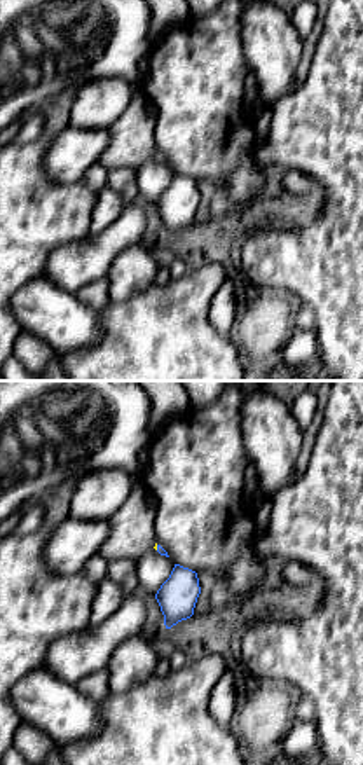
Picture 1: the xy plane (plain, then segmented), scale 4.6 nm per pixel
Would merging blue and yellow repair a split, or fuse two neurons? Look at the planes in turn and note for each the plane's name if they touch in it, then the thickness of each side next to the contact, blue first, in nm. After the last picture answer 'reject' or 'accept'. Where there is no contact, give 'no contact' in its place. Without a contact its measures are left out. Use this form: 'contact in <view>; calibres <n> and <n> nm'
contact in xy; calibres 40 and 20 nm

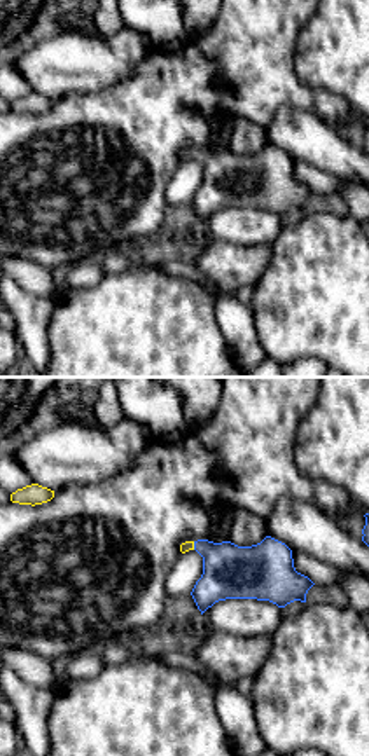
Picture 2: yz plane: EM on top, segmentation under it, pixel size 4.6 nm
contact in yz; calibres 260 and 50 nm

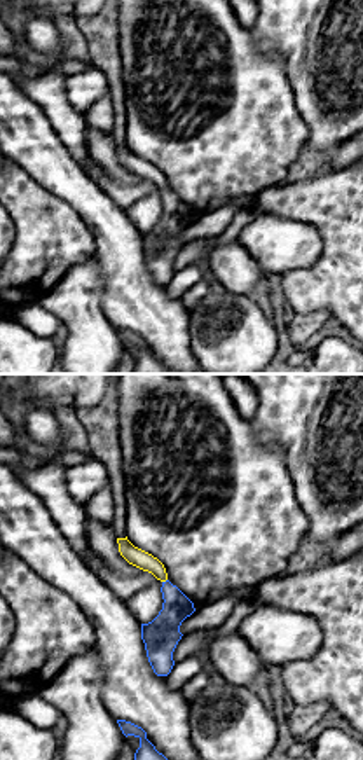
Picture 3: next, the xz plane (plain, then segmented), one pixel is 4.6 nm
contact in xz; calibres 160 and 90 nm

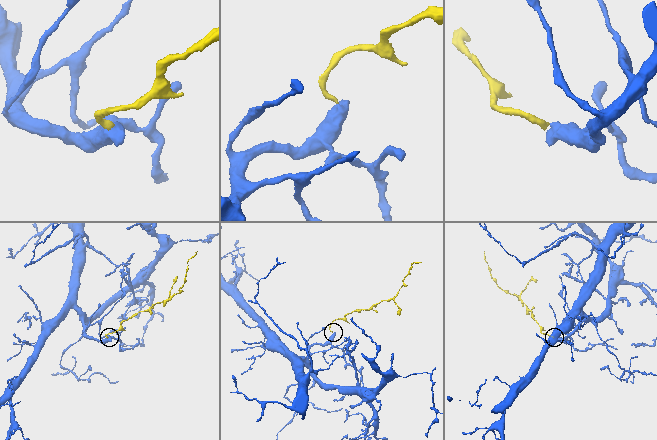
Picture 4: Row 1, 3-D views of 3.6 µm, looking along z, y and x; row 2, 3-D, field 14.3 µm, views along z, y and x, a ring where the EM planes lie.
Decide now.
accept

